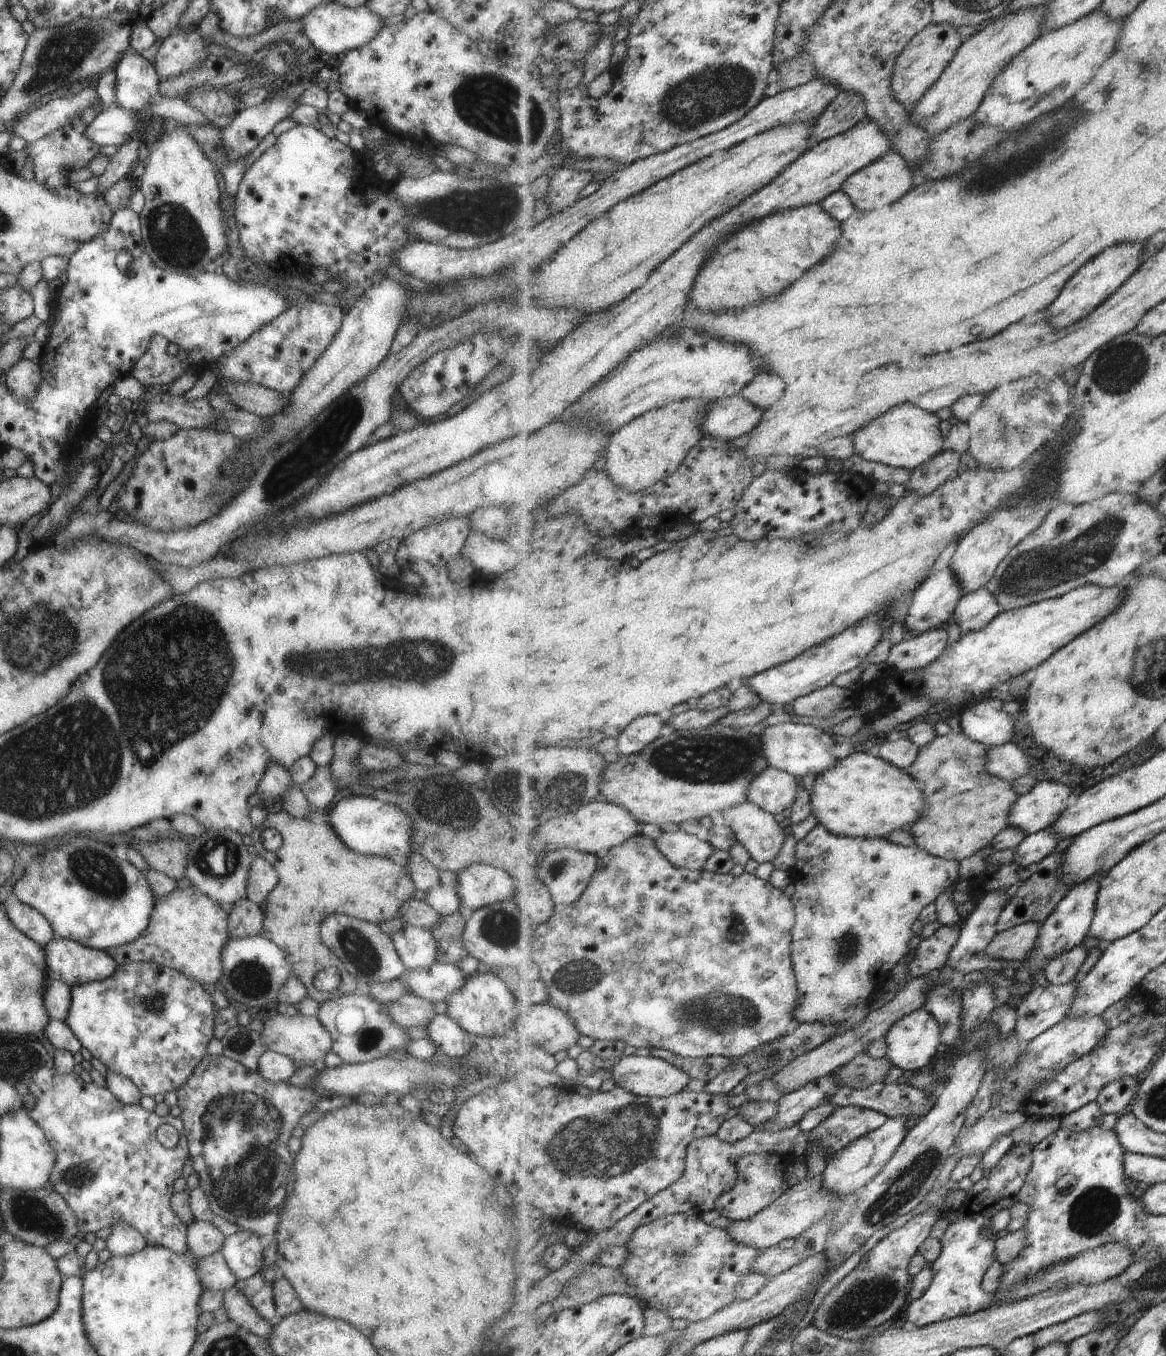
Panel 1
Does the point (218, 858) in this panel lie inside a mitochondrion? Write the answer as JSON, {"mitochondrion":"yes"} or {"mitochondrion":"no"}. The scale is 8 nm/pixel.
{"mitochondrion":"yes"}

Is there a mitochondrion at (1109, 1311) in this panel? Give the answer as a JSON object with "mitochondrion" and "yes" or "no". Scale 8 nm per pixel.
{"mitochondrion":"no"}

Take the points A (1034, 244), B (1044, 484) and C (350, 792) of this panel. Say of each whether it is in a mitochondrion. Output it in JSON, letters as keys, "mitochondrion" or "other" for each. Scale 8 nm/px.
{"A":"other","B":"mitochondrion","C":"other"}

